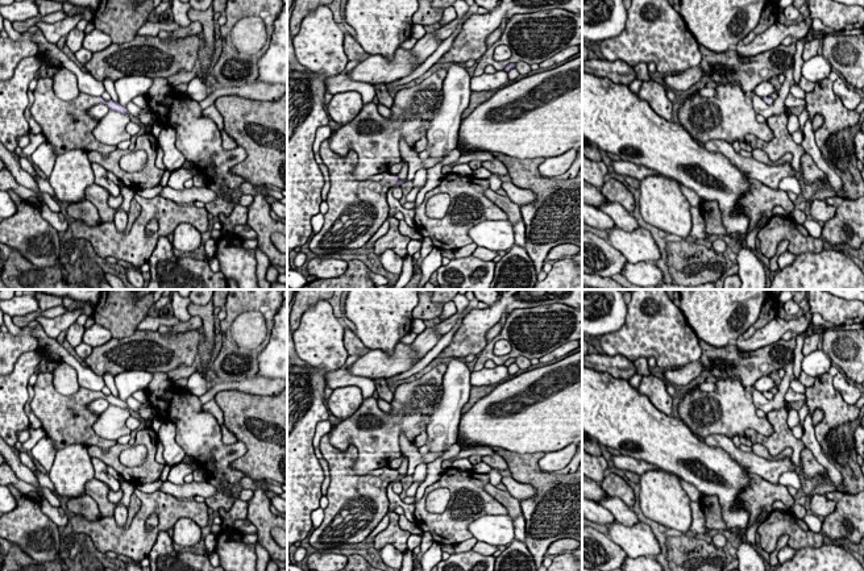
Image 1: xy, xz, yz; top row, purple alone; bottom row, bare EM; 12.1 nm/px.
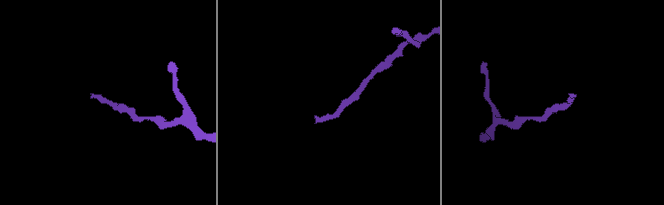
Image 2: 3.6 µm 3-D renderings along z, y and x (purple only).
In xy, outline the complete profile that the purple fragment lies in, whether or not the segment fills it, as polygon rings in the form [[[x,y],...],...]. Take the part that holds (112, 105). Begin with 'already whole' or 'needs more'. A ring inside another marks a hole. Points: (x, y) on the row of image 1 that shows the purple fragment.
needs more | [[[40,78],[33,93],[32,117],[41,126],[41,133],[57,155],[80,149],[86,153],[97,151],[103,157],[108,157],[117,149],[117,146],[104,145],[95,138],[92,132],[99,124],[99,118],[91,117],[88,109],[101,103],[111,111],[129,114],[125,107],[113,100],[105,101],[101,96],[82,92],[74,100],[61,100],[53,89],[51,78]]]

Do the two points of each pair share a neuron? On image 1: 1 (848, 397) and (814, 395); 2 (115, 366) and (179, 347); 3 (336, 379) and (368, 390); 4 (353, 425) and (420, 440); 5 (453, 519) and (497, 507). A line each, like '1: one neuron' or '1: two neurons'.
1: two neurons
2: one neuron
3: one neuron
4: two neurons
5: one neuron

